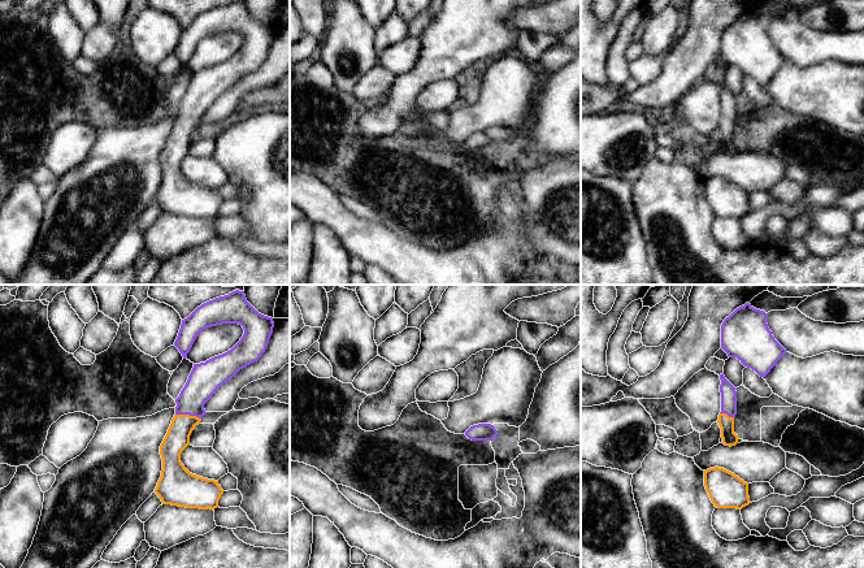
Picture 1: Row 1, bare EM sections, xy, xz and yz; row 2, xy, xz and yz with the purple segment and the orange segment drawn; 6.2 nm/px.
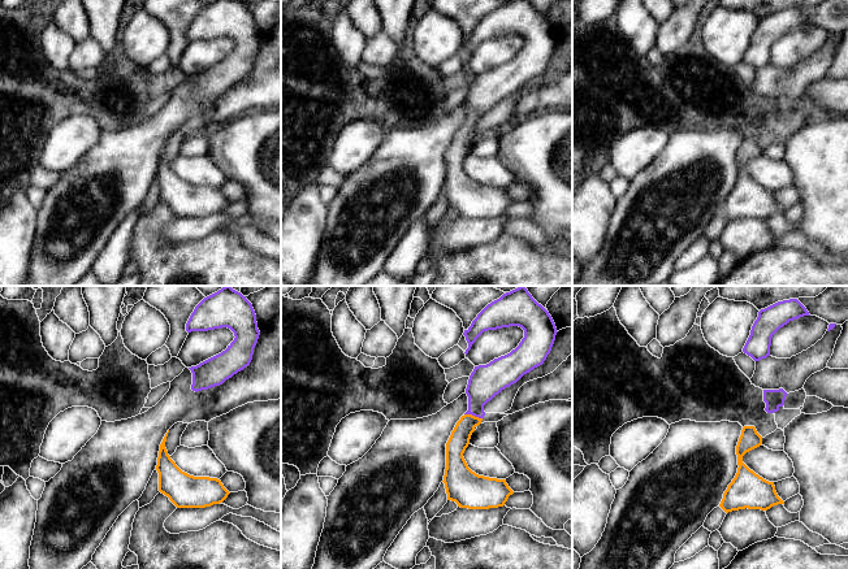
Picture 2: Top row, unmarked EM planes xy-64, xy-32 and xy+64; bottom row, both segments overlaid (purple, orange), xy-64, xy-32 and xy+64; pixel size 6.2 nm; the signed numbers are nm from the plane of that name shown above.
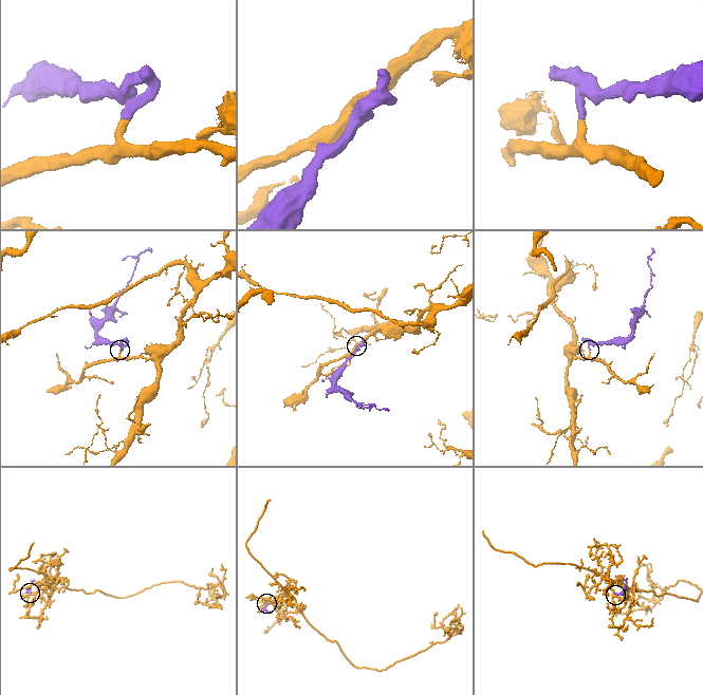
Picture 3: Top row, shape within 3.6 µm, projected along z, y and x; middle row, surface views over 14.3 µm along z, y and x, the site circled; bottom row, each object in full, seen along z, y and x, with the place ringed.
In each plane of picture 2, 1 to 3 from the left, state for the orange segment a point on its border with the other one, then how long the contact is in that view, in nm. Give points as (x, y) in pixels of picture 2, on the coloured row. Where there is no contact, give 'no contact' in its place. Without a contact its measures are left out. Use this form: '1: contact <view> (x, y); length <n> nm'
1: no contact
2: contact xy-32 (474, 415); length 120 nm
3: no contact

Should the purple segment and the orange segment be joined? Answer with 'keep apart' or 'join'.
join

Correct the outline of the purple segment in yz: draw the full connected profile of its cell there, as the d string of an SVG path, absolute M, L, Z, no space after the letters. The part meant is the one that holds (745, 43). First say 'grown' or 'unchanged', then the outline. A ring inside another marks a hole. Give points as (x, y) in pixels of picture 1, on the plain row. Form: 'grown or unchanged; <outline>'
unchanged; M750 12L737 17L721 34L721 57L765 86L786 58L774 48L767 22Z

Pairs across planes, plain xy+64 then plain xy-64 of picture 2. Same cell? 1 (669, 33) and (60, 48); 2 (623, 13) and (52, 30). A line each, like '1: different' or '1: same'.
1: different
2: same

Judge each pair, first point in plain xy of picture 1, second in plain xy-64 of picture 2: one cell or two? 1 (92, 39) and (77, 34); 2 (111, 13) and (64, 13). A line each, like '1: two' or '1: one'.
1: two
2: two

